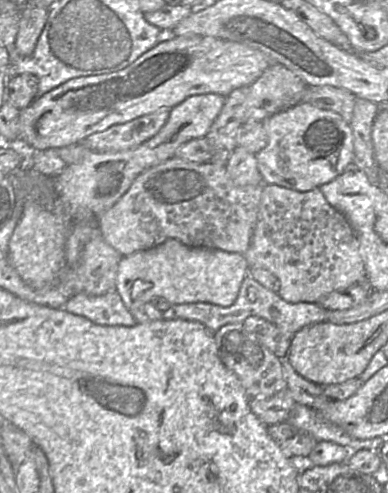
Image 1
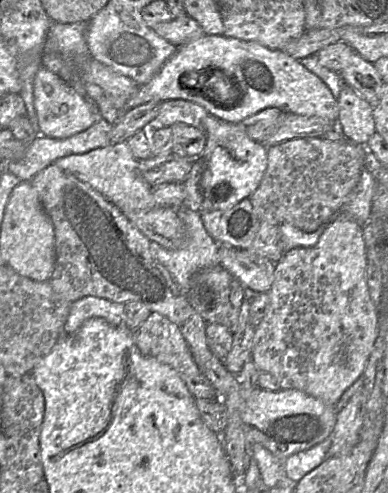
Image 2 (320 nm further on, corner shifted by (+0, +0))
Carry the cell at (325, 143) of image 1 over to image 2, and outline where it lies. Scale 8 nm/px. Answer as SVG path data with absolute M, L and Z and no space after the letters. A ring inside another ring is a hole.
M209 114L203 125L206 147L194 159L192 169L183 181L186 197L181 206L196 212L226 210L249 198L257 189L267 169L268 149L251 139L240 123L229 123Z

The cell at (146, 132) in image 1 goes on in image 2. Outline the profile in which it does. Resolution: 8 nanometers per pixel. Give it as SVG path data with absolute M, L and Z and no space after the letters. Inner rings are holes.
M168 100L160 104L157 117L147 127L170 127L184 123L204 130L203 120L209 113L201 106L187 100Z

